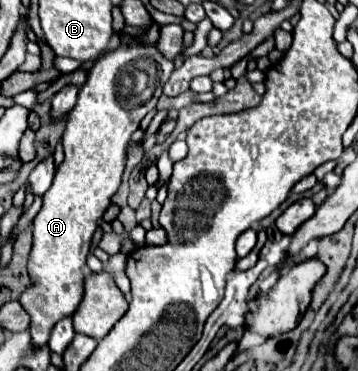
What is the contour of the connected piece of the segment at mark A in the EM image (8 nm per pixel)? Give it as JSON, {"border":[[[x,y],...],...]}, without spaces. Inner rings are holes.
{"border":[[[121,45],[119,49],[107,53],[103,59],[99,59],[85,81],[85,85],[79,89],[79,99],[77,105],[71,109],[67,115],[67,129],[63,133],[63,151],[65,159],[57,167],[55,181],[51,189],[43,197],[43,207],[33,219],[33,249],[29,255],[29,275],[31,275],[31,287],[25,289],[25,293],[19,297],[21,305],[27,309],[31,315],[31,341],[33,349],[39,349],[49,343],[49,333],[61,317],[71,317],[81,299],[83,299],[83,281],[85,281],[85,261],[91,251],[91,239],[93,233],[99,227],[99,221],[107,207],[111,205],[111,197],[117,193],[125,169],[125,159],[127,159],[127,147],[131,143],[131,135],[139,129],[141,119],[149,111],[137,111],[141,103],[149,99],[157,99],[161,87],[169,79],[173,71],[173,61],[167,61],[157,47],[147,47],[147,45]]]}

